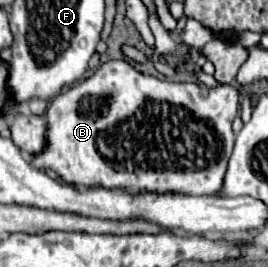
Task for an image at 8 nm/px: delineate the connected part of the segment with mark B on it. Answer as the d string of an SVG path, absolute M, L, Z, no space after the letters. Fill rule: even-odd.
M111 60L99 66L99 70L85 78L83 82L73 84L69 90L63 90L49 106L45 118L47 118L47 148L35 156L31 160L31 164L35 168L53 168L67 184L75 184L75 186L103 186L103 188L123 188L127 192L183 192L183 194L219 194L221 186L223 186L223 178L225 178L225 170L227 170L227 162L233 150L233 142L235 142L235 134L231 130L233 118L237 116L237 108L239 108L239 92L235 86L227 86L227 84L219 84L217 88L211 88L207 92L201 92L199 84L185 84L185 82L167 82L167 80L159 80L155 76L145 76L141 72L137 72L127 60Z

